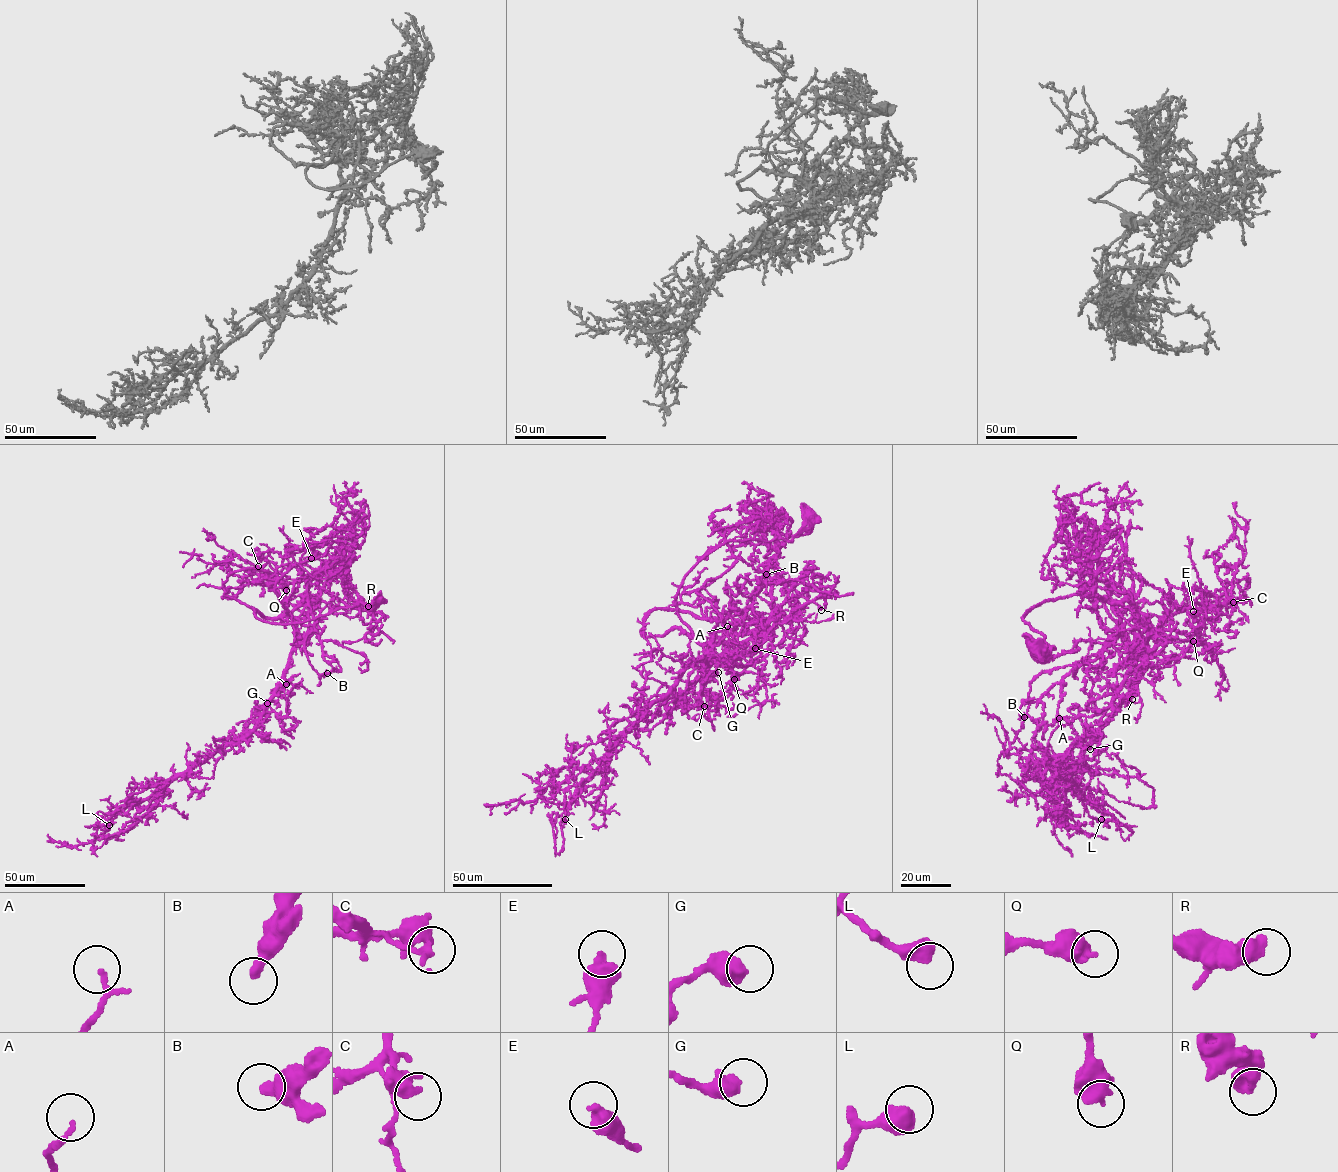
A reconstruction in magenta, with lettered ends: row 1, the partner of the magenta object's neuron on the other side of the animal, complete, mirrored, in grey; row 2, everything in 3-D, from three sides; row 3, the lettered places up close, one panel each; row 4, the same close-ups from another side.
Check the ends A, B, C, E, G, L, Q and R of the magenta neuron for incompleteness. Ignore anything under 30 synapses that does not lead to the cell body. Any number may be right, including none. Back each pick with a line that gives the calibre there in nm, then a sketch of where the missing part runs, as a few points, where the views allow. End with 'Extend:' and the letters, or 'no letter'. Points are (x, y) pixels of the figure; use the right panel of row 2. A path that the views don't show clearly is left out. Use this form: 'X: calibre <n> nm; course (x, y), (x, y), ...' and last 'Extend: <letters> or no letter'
Extend: no letter

